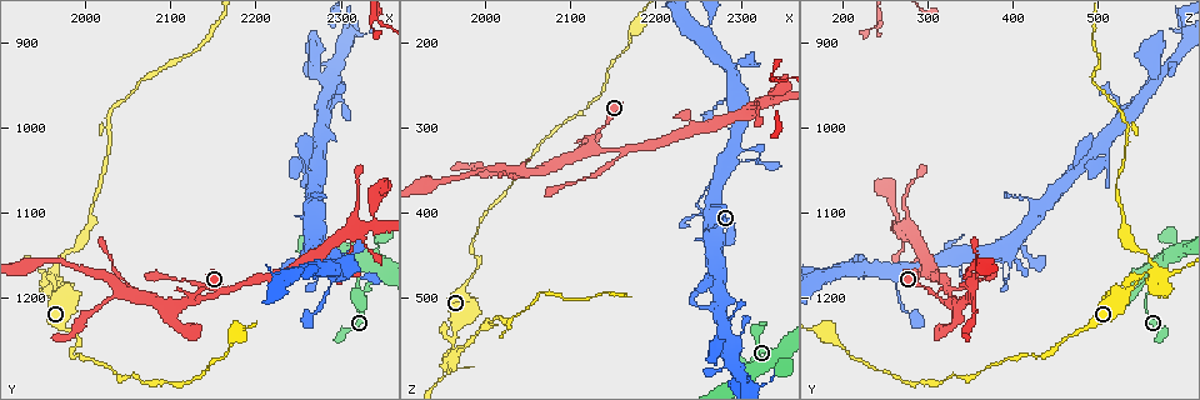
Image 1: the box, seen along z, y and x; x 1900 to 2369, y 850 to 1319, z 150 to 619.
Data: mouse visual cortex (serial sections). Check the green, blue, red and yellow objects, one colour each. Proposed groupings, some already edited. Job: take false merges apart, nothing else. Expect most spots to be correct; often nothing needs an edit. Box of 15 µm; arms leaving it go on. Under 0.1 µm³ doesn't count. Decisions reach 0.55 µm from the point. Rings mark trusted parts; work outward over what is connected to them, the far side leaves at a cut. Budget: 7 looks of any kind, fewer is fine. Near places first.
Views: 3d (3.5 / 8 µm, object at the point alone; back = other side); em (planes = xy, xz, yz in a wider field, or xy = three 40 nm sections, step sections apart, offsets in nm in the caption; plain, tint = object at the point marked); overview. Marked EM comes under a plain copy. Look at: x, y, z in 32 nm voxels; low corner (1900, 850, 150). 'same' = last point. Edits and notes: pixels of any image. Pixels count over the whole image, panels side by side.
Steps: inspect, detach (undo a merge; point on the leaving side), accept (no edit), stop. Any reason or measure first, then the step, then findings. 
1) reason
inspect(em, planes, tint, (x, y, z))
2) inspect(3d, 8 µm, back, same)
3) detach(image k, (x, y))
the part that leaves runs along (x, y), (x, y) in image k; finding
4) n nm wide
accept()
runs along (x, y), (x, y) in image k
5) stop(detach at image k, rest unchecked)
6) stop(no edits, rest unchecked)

arms part here
inspect(em, planes, tint, (2160, 1195, 320))

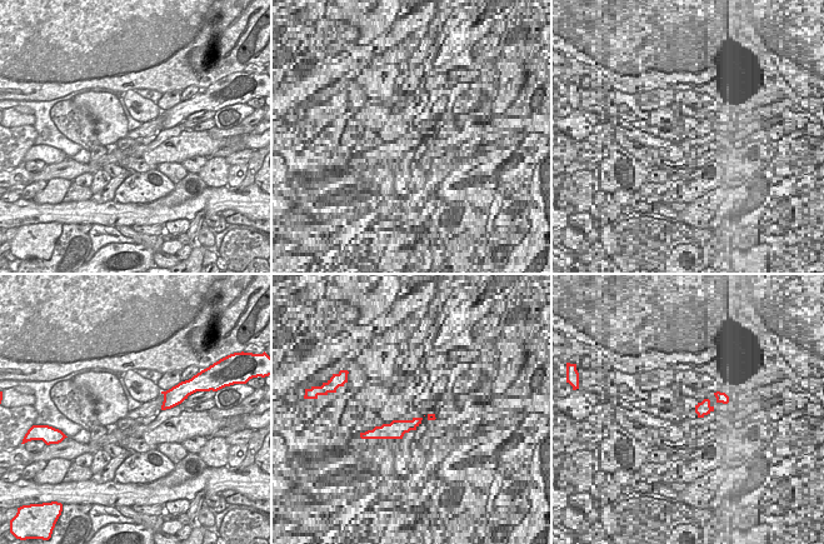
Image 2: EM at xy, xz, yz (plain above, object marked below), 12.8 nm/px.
see where the arms go
inspect(3d, 3.5 µm, same)

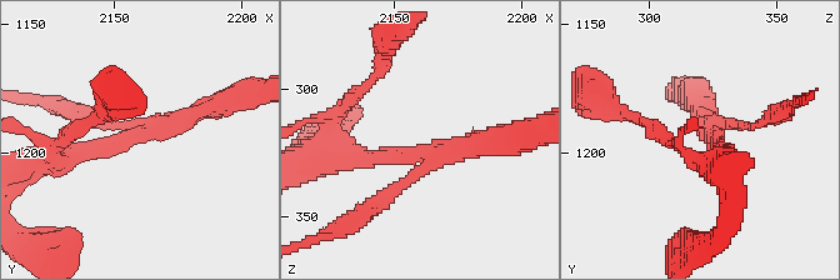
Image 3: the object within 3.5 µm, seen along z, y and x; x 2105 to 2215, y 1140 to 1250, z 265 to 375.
accept()
runs along (71, 160), (221, 103) in image 3; continuous, no second cell

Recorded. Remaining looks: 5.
three arms meet
inspect(3d, 3.5 µm, (2340, 1100, 260))

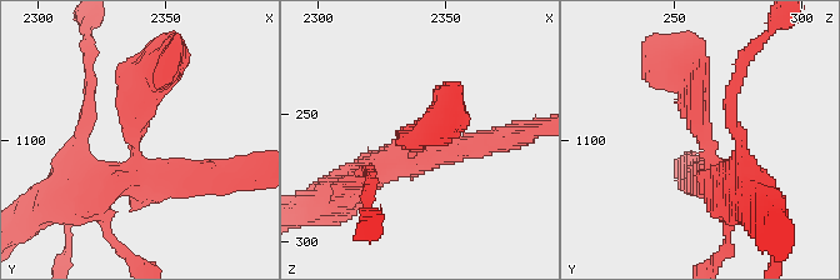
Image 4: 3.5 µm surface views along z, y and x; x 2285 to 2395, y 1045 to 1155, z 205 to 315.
3 arms; arms of 300, 350, 450 nm; need the tissue
inspect(em, planes, tint, (2338, 1102, 263))

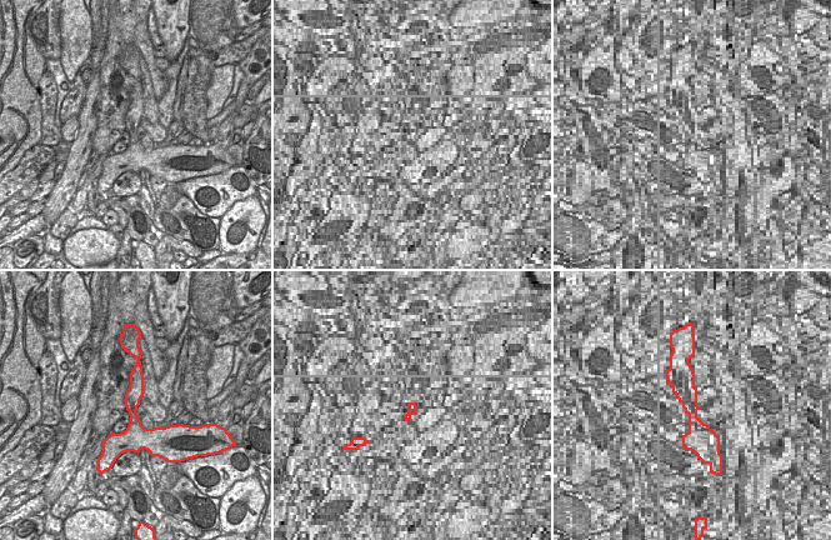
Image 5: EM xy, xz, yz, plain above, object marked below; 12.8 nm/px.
accept()
runs along (86, 189), (136, 170), (136, 111), (159, 74) in image 4; all the same cell

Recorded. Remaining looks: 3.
side arm on a straight run
inspect(3d, 3.5 µm, (2275, 1025, 500))

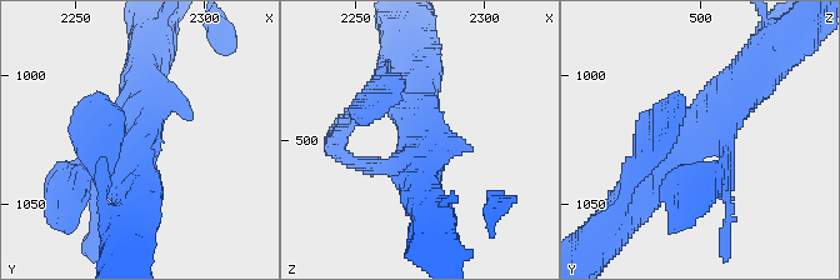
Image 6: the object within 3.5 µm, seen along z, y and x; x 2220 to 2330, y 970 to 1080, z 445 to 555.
need the tissue
inspect(em, planes, tint, (2274, 1022, 501))

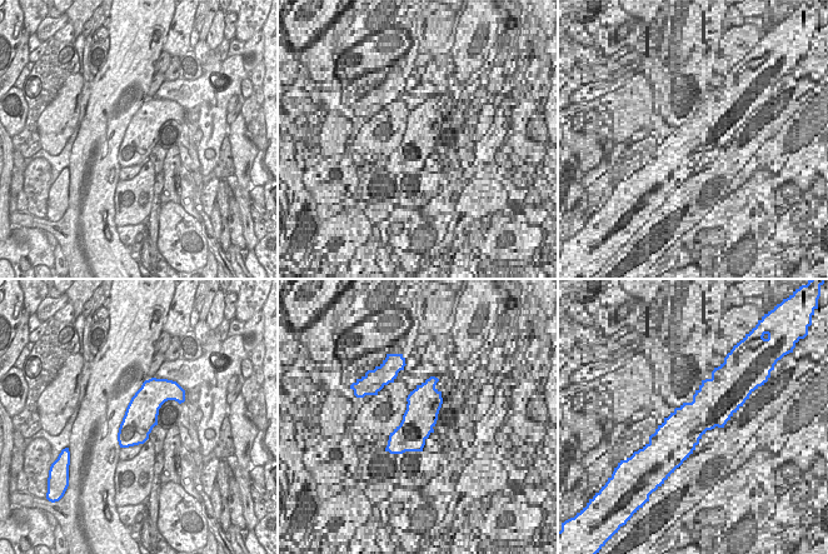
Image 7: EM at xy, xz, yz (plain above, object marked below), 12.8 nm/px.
accept()
runs along (644, 196), (761, 70) in image 6; continuous, no second cell

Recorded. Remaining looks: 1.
stop(no edits, rest unchecked)

